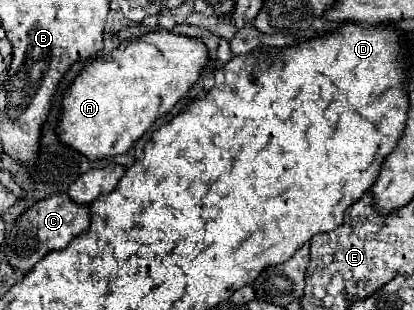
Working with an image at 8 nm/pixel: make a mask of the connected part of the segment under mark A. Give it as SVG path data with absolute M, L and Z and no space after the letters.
M148 32L140 38L124 40L110 54L98 56L88 62L68 90L62 96L62 114L58 120L56 134L60 142L78 150L88 160L102 160L110 156L118 156L130 150L130 146L142 138L142 134L164 114L168 114L174 104L190 90L190 86L198 80L202 68L206 66L208 52L202 40L178 36L172 32Z

